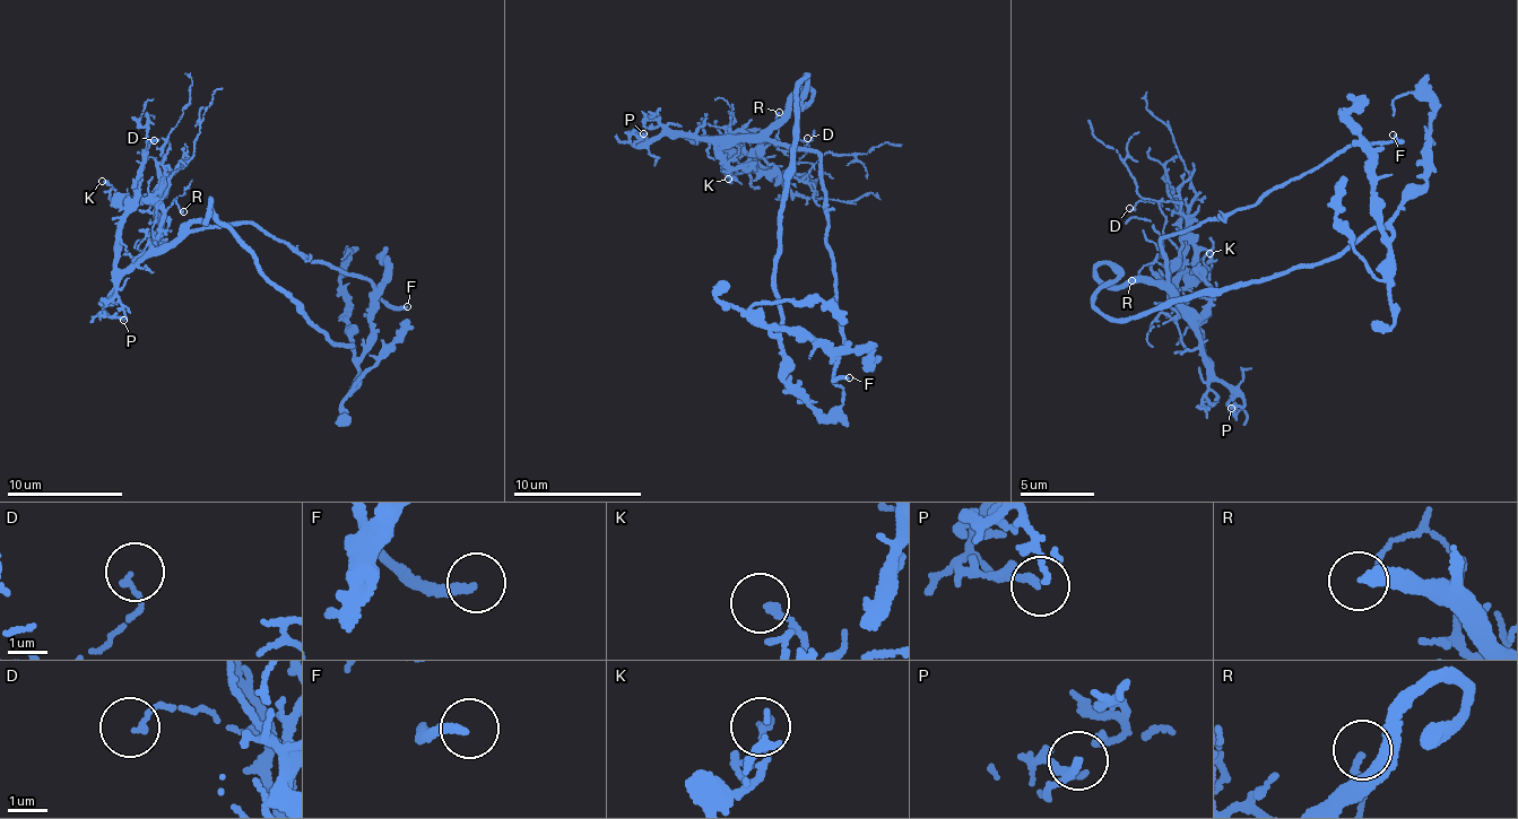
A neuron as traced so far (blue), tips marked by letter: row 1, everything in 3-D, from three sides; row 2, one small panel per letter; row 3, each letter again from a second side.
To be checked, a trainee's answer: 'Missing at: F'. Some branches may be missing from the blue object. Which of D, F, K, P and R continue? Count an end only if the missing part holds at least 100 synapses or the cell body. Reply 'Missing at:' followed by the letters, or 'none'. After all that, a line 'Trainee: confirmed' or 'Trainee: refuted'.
Missing at: F
Trainee: confirmed

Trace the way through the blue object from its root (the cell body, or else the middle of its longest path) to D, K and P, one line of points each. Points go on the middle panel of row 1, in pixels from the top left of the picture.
D: (829, 220), (820, 155), (763, 139), (726, 137), (756, 140), (751, 158), (778, 173), (803, 157), (807, 138)
K: (829, 220), (816, 153), (727, 136), (756, 140), (748, 157), (723, 158), (728, 179)
P: (829, 220), (827, 191), (816, 153), (740, 137), (712, 141), (660, 134), (634, 144), (643, 133)

